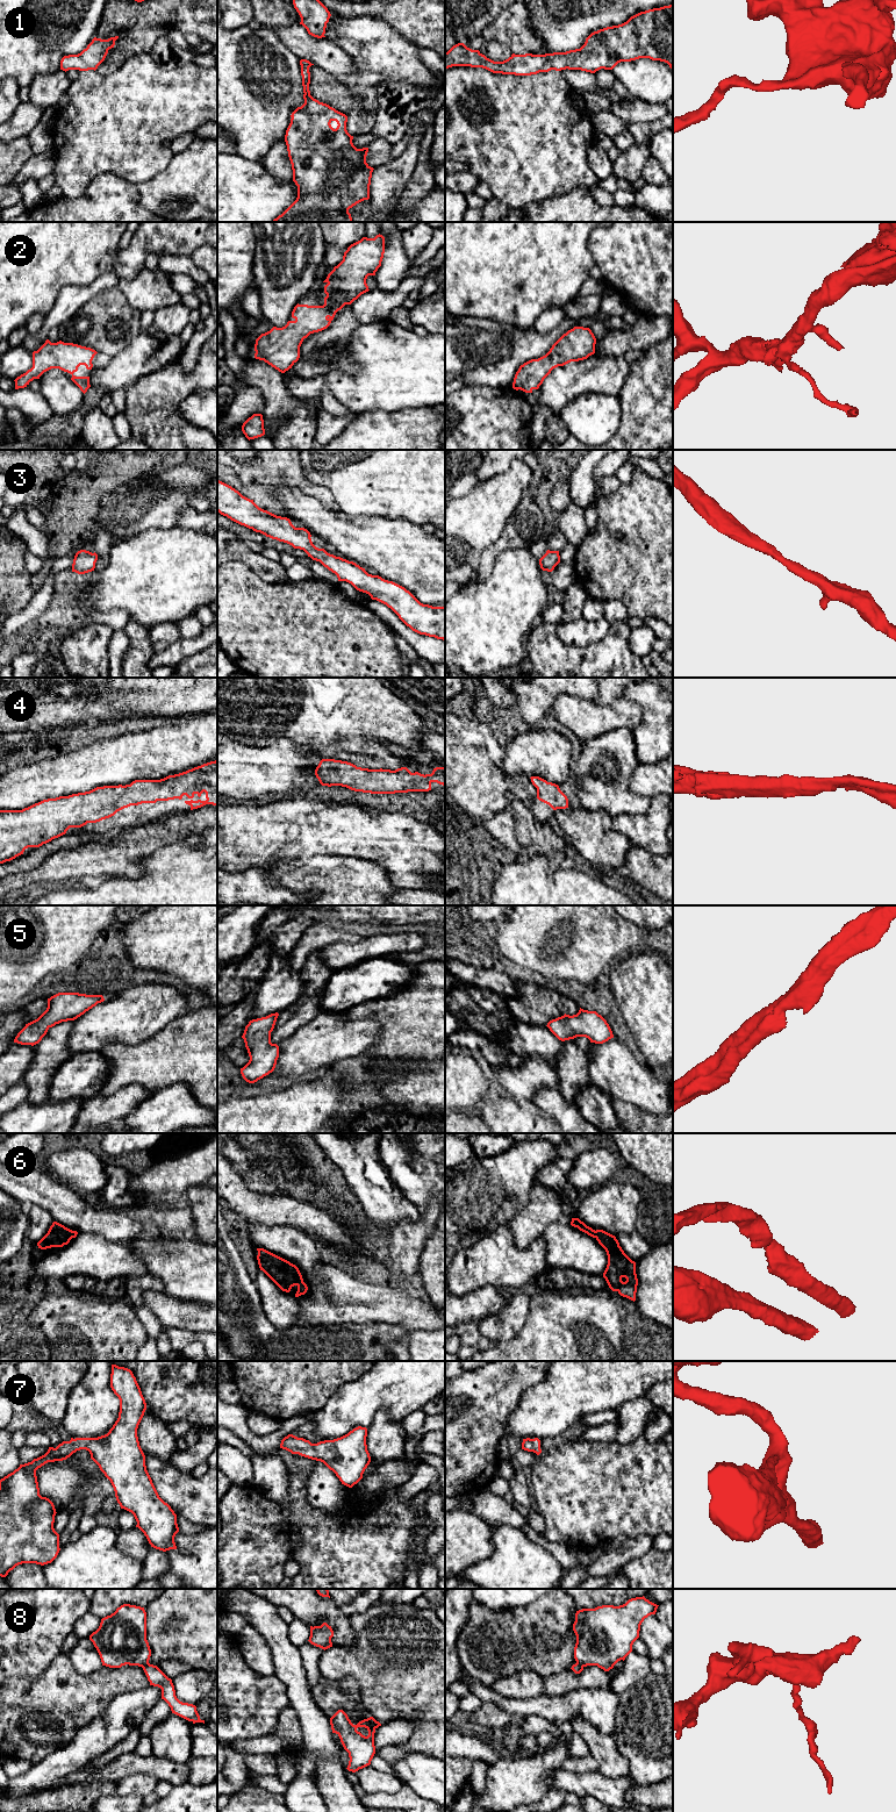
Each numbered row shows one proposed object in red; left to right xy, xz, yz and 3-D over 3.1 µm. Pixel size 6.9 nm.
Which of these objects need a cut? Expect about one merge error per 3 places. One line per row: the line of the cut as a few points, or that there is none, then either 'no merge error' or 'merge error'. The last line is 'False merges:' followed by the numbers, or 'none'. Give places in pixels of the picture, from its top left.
1: cut none; no merge error
2: cut none; no merge error
3: cut none; no merge error
4: cut none; no merge error
5: cut none; no merge error
6: cut none; no merge error
7: cut none; no merge error
8: cut yz (576, 1662), (583, 1666); merge error
False merges: 8

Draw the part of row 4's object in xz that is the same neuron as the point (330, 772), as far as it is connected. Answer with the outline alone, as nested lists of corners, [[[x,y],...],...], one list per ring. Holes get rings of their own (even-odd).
[[[322,759],[315,775],[322,786],[342,786],[371,794],[429,792],[432,782],[445,786],[445,767],[436,767],[431,774],[424,775],[411,773],[407,767],[395,771],[368,769],[347,761]]]

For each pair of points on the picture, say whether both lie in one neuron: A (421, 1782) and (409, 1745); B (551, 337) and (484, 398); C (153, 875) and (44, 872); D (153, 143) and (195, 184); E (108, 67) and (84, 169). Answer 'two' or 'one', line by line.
A: two
B: two
C: two
D: two
E: two

